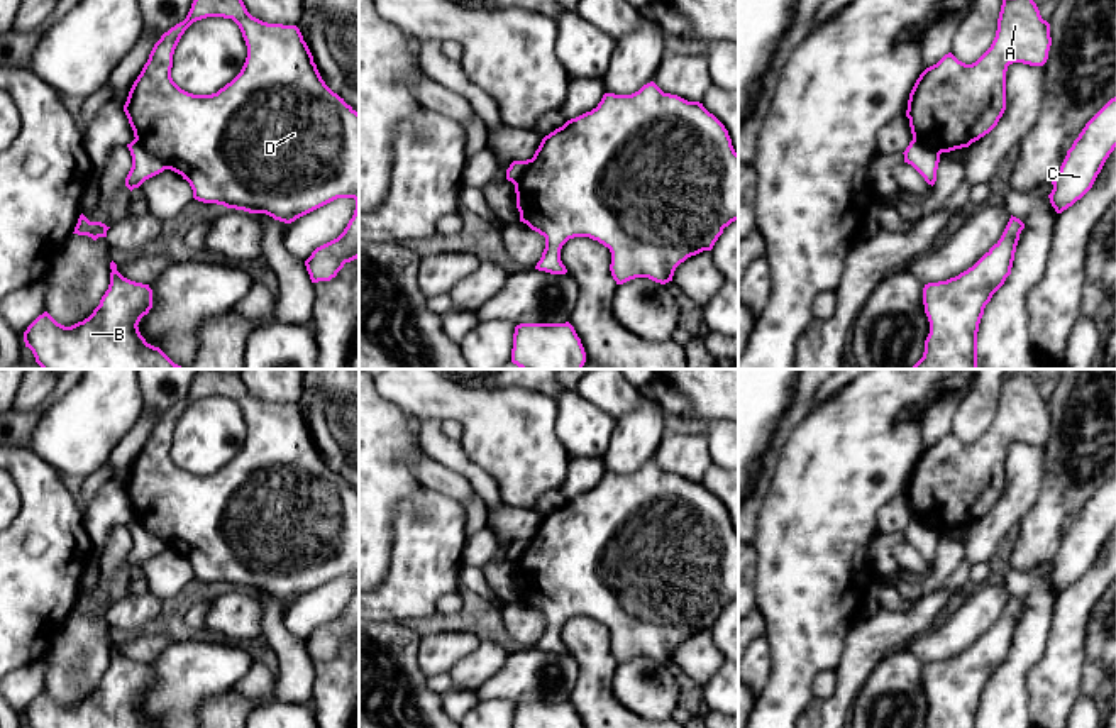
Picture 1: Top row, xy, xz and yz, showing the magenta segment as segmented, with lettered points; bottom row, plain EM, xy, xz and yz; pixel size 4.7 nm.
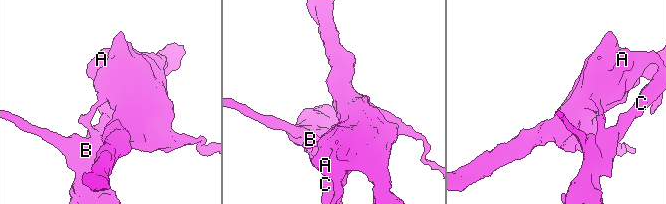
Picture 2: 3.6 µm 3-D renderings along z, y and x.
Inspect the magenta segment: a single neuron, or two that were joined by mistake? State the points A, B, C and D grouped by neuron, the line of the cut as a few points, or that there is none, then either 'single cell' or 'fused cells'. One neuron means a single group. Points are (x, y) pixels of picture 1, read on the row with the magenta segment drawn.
A D / B C | xy (134, 139), (166, 168) | fused cells

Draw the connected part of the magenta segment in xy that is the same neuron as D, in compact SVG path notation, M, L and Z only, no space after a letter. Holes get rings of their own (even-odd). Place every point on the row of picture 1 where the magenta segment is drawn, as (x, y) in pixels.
M193 0L186 19L154 44L129 91L124 112L135 141L166 169L181 174L198 201L266 213L274 220L291 223L337 198L354 198L356 210L344 232L317 247L305 266L312 283L330 281L345 262L359 257L359 113L325 85L296 25L262 22L247 12L242 0ZM207 17L232 19L246 41L247 58L240 73L217 93L193 95L173 81L173 54L185 30Z

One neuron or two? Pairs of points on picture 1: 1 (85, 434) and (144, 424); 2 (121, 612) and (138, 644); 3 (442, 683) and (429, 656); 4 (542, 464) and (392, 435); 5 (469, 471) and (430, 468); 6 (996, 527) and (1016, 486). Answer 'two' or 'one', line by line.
1: two
2: two
3: two
4: two
5: two
6: one

